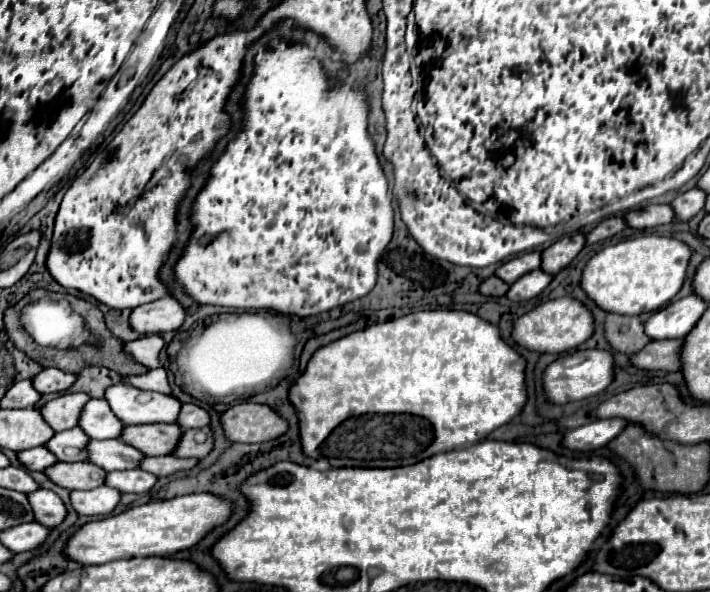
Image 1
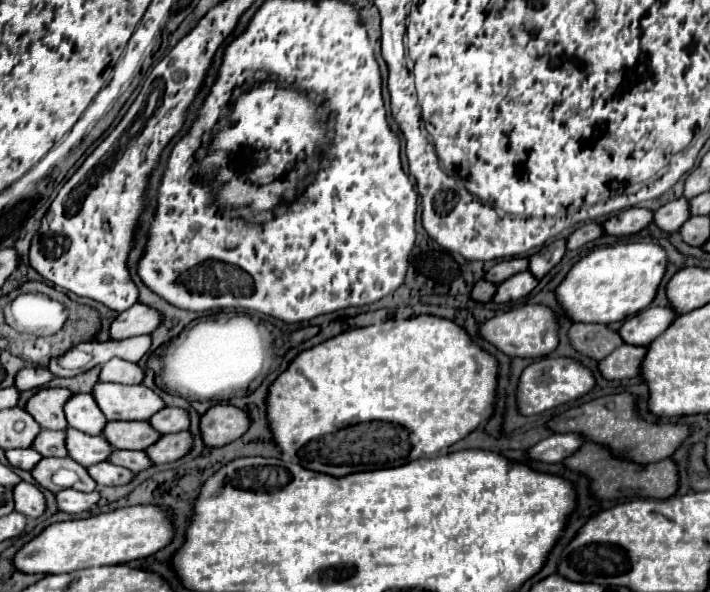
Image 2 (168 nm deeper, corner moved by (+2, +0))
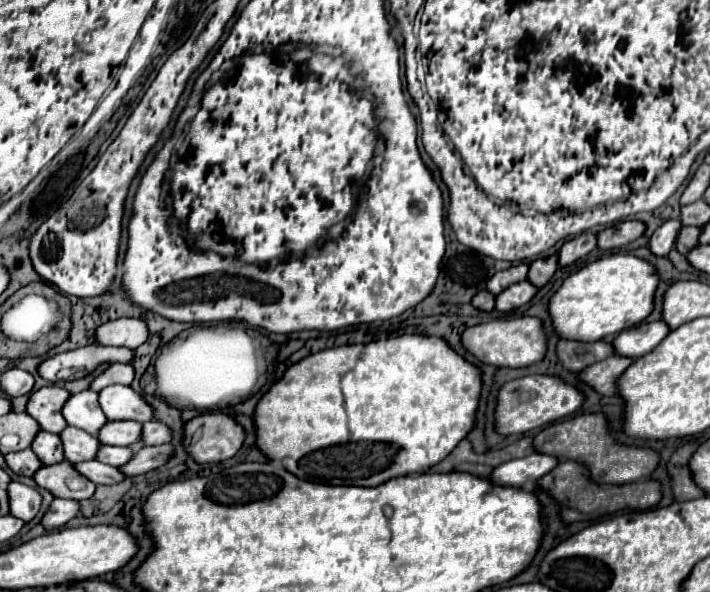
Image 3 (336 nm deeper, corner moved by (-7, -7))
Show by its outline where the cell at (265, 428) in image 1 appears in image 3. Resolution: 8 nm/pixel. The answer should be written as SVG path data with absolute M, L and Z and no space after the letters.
M201 413L183 427L183 447L195 463L221 463L243 445L245 433L229 415Z

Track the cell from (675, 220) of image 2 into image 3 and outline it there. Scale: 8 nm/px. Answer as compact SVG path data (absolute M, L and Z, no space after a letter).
M667 221L667 223L663 223L651 235L651 241L649 241L649 249L653 251L653 255L667 257L669 251L671 251L671 247L673 247L673 241L675 241L679 229L681 229L681 223L679 221Z

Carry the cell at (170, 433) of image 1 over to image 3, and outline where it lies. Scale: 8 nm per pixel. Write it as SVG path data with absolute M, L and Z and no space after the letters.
M107 421L99 433L97 439L105 445L125 445L131 447L139 441L141 425L137 421Z

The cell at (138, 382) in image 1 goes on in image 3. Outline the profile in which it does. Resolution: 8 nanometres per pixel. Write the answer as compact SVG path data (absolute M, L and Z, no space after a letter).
M111 363L99 377L95 377L95 381L89 385L91 389L99 391L107 385L115 385L115 383L121 383L121 385L131 385L133 381L133 367L131 365L125 365L125 363Z

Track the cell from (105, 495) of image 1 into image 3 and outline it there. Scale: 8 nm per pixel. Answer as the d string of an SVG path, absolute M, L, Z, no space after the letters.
M53 499L53 503L49 505L49 509L45 511L41 525L51 531L51 529L59 529L63 527L69 519L73 519L79 513L79 503L71 501L71 499Z

